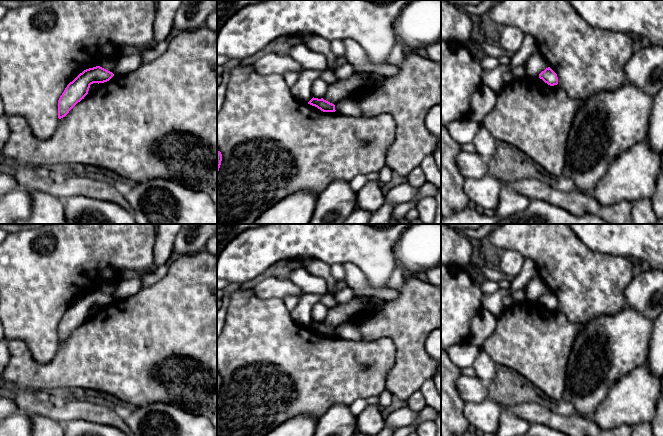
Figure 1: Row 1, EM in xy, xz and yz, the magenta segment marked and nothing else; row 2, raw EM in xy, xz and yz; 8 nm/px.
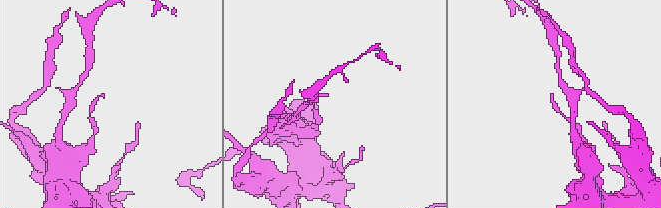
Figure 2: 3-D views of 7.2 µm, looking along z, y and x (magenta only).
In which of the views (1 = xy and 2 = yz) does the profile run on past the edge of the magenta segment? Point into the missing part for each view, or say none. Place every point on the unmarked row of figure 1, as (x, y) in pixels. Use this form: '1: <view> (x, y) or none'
1: none
2: none

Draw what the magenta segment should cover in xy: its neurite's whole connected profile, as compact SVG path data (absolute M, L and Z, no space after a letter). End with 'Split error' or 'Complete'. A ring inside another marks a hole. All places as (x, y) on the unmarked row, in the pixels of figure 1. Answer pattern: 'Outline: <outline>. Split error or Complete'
Outline: M100 290L89 292L80 297L65 312L58 324L58 342L65 341L69 335L88 318L90 309L109 305L114 298Z. Complete

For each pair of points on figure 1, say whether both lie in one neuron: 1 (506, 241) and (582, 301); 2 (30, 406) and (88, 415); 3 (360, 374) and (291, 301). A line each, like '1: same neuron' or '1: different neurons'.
1: same neuron
2: same neuron
3: different neurons

